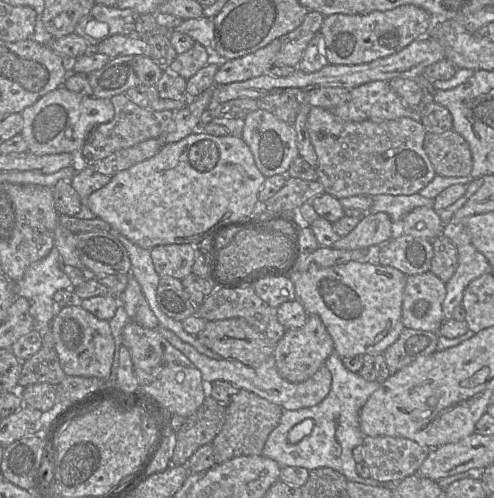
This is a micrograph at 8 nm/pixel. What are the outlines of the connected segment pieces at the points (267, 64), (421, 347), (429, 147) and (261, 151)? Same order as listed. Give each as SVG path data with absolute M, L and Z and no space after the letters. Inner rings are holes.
M279 39L246 56L222 60L219 70L215 74L216 85L242 82L268 73L274 67L276 56L280 50Z
M405 328L398 339L383 352L390 374L396 373L420 357L435 352L438 333Z
M456 131L426 133L424 149L438 175L465 177L473 169L469 143Z
M258 108L244 119L242 139L249 146L256 166L265 177L286 174L291 163L299 156L297 136L293 125L284 122L272 113Z

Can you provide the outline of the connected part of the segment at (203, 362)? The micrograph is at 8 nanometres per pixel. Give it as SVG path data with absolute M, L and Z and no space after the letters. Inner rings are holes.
M160 324L155 330L197 367L206 384L210 384L216 380L227 381L239 390L252 392L285 410L298 410L315 406L319 404L330 391L332 376L325 365L321 366L317 372L307 380L300 383L290 383L278 373L273 356L267 358L258 366L248 366L237 360L212 359L198 352L193 346L181 340L173 331L163 325Z

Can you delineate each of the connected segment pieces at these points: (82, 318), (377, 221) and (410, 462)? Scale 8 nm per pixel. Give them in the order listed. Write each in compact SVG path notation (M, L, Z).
M79 303L58 308L51 322L51 330L55 341L55 350L67 376L85 376L108 379L113 364L115 342L109 321L100 320L84 310Z
M366 213L357 226L332 247L352 250L381 246L390 240L391 234L393 235L393 221L387 213Z
M364 436L364 462L378 482L399 482L416 474L432 448L401 437Z

